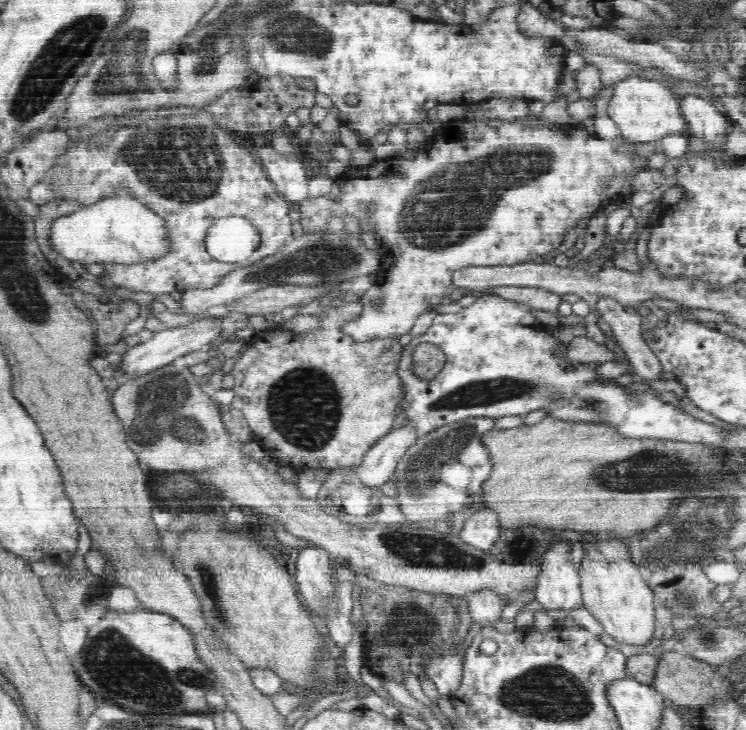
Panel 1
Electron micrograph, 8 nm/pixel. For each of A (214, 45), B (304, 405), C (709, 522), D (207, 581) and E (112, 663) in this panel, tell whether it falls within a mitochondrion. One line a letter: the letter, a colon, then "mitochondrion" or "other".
A: mitochondrion
B: mitochondrion
C: mitochondrion
D: mitochondrion
E: mitochondrion

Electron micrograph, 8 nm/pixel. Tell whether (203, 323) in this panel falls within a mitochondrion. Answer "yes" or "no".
no

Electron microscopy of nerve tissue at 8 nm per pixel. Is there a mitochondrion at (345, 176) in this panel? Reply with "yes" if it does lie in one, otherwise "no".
no

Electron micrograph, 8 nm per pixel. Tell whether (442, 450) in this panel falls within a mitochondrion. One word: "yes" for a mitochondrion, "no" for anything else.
yes

